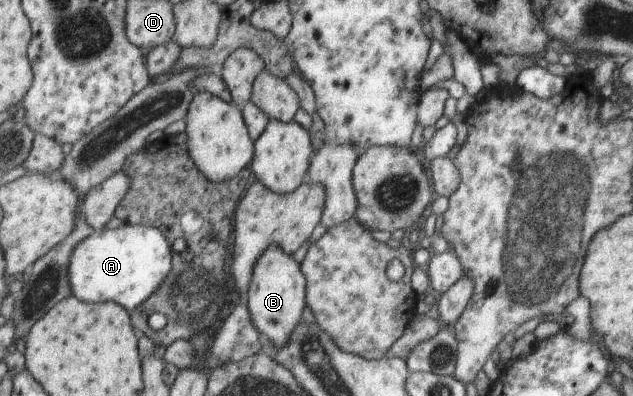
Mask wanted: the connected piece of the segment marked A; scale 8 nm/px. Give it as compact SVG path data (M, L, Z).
M126 223L113 230L96 231L78 245L70 260L70 282L74 295L84 302L120 302L122 306L134 313L160 290L160 286L168 280L172 270L174 270L174 248L166 238L166 234L154 226Z

